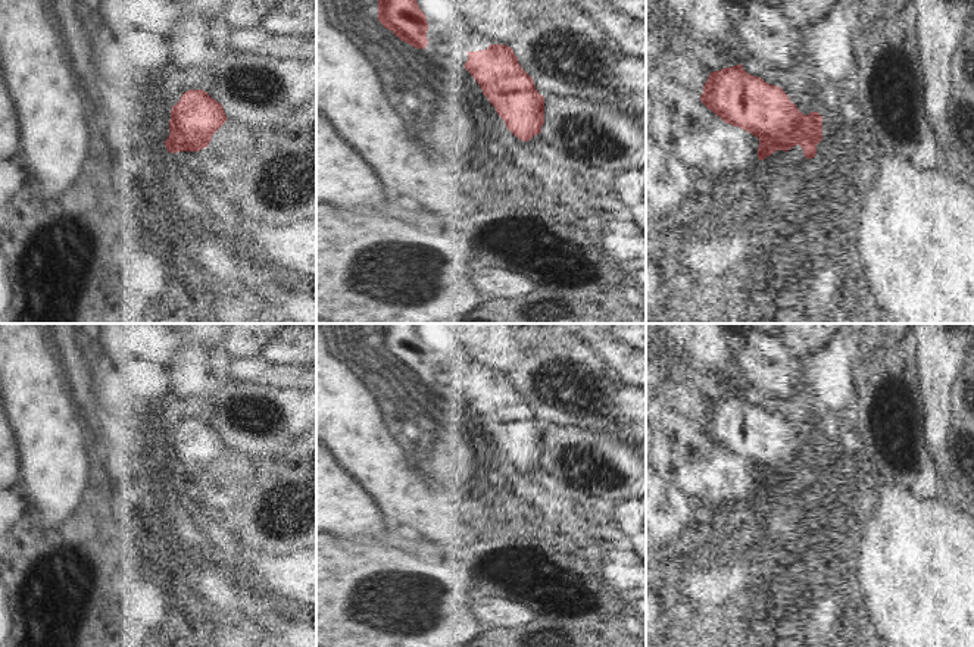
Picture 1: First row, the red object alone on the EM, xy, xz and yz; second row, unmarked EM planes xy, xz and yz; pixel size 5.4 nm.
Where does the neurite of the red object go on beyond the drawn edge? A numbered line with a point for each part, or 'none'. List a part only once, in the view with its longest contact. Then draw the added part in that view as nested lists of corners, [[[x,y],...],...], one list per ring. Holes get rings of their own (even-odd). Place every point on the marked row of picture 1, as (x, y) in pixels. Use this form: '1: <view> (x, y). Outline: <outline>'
none.

